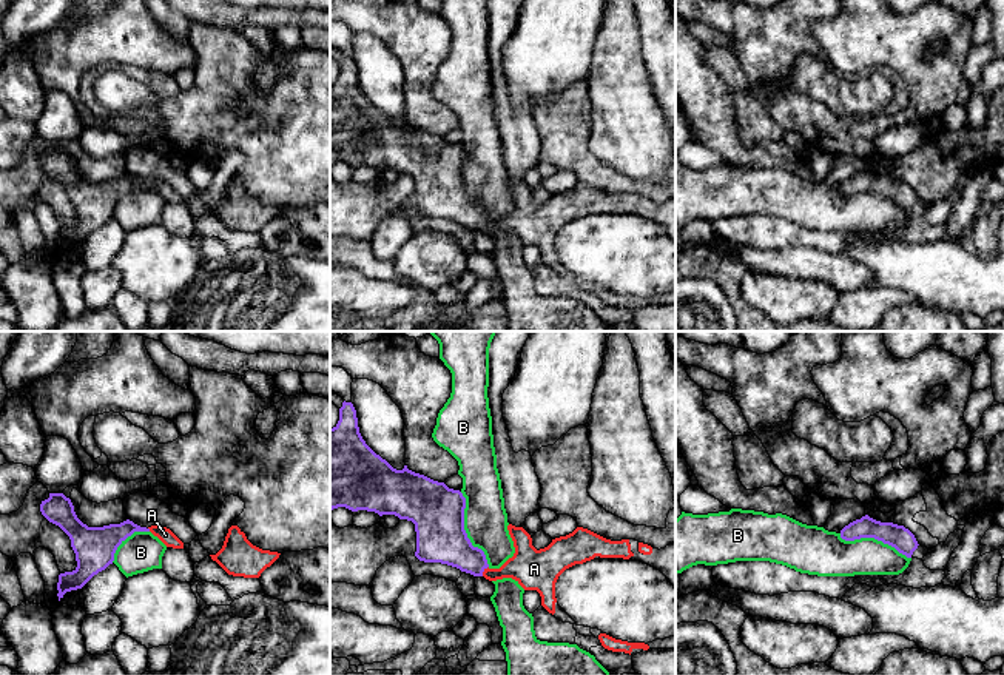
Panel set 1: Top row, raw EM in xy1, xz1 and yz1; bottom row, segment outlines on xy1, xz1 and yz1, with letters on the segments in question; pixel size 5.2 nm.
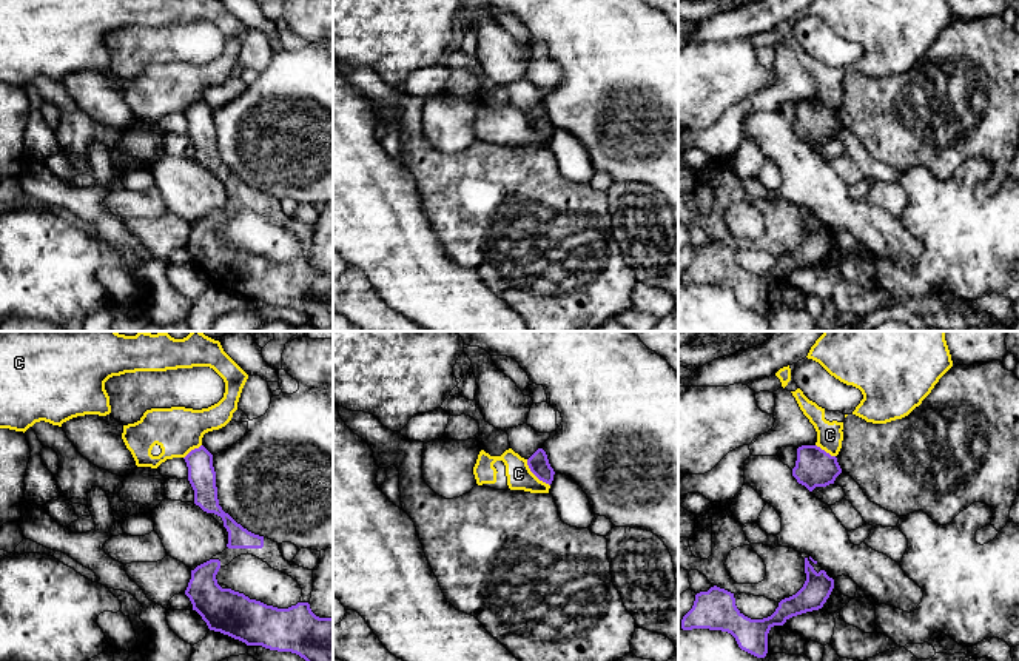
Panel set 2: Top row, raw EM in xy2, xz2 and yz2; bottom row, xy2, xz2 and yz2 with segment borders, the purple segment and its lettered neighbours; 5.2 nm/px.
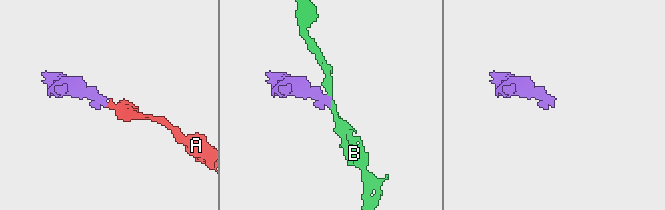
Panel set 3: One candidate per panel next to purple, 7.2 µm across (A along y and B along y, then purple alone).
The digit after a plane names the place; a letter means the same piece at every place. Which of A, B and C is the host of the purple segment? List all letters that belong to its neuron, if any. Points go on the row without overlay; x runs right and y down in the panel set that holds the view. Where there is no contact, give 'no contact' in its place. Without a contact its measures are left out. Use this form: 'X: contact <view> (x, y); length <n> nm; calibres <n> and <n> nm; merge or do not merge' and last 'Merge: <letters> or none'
A: contact xz1 (483, 225); length 70 nm; calibres 220 and 200 nm; merge
B: contact xz1 (464, 185); length 420 nm; calibres 280 and 220 nm; do not merge
C: contact xz2 (535, 130); length 190 nm; calibres 110 and 130 nm; do not merge
Merge: A

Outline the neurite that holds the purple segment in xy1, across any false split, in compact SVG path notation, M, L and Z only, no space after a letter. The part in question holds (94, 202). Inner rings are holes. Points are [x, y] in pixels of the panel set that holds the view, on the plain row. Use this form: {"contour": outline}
{"contour": "M49 148L49 153L42 156L40 166L69 191L76 208L77 222L59 230L59 256L66 247L82 243L94 230L113 219L117 202L134 186L151 186L167 202L184 203L184 197L162 180L147 183L126 174L120 179L88 182L77 173L71 154L63 148Z"}

